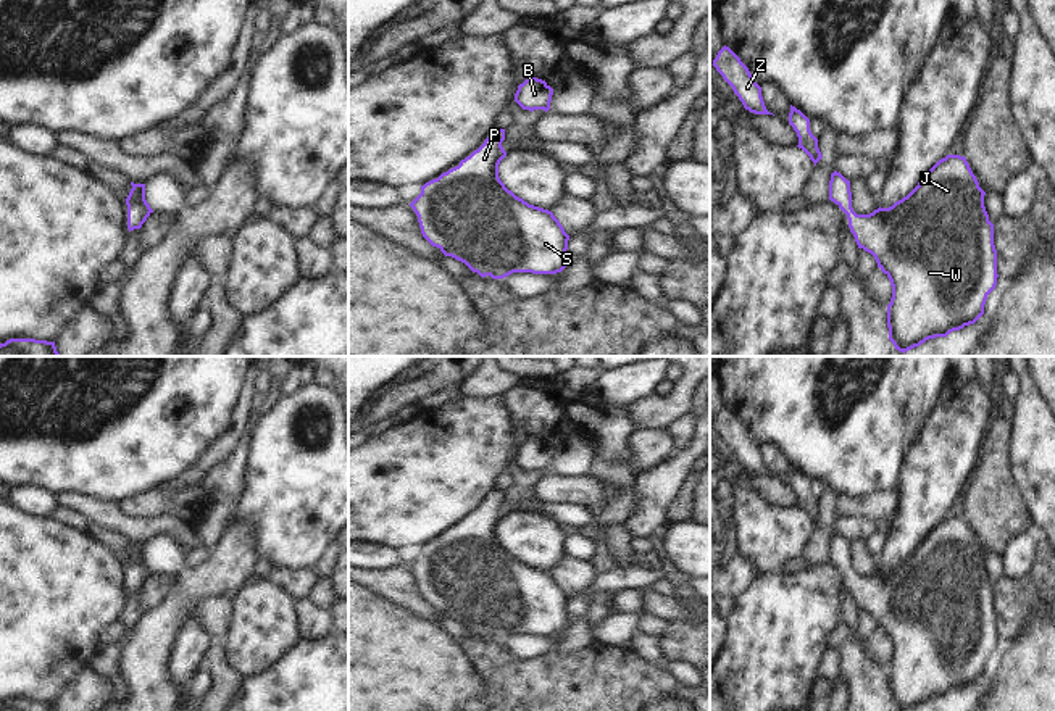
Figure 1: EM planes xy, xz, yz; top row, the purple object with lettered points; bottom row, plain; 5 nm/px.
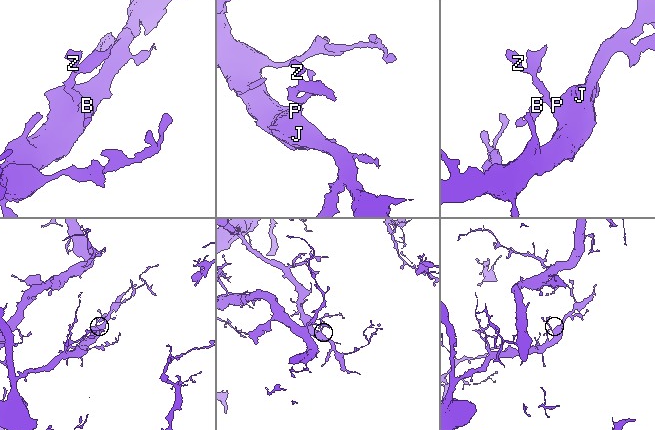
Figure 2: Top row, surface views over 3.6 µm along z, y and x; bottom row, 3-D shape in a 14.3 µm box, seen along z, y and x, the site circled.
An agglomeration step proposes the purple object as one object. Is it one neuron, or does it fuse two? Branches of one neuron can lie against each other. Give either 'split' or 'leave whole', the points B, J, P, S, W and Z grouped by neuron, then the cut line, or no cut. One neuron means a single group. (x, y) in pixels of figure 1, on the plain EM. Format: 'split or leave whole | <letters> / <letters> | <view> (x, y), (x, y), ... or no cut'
leave whole | B J P S W Z | no cut

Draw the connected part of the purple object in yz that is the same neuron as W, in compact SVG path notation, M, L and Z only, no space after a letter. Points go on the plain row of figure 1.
M960 516L939 521L907 558L869 576L853 572L850 542L837 532L831 535L829 561L847 576L858 609L871 614L890 642L887 688L895 711L911 711L929 700L947 698L984 676L987 656L999 638L994 585L984 556L966 519Z

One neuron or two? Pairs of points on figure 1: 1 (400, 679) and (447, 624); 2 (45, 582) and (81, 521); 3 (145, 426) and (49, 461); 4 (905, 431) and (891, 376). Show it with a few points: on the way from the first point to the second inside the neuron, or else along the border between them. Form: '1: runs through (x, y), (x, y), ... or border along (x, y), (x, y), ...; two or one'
1: border along (434, 621), (458, 639); two
2: border along (54, 516), (83, 531); two
3: runs through (121, 426), (110, 428), (92, 444), (73, 447); one
4: runs through (892, 418), (891, 389); one

